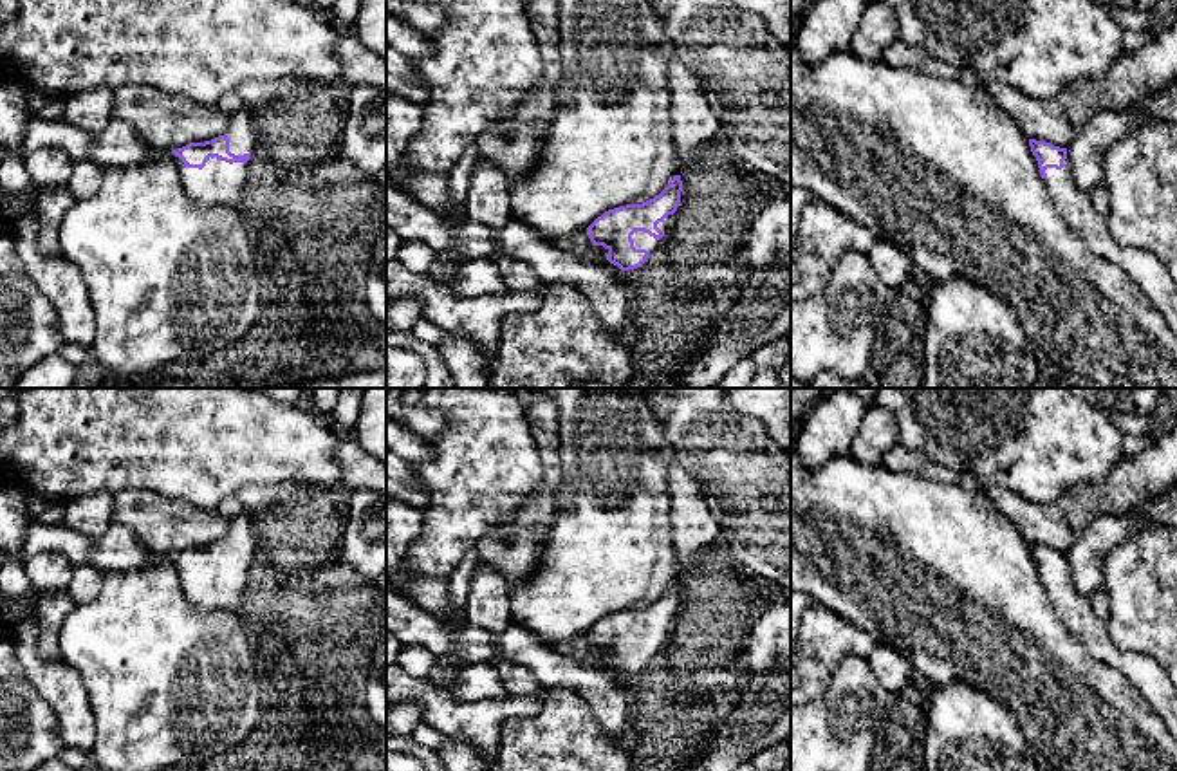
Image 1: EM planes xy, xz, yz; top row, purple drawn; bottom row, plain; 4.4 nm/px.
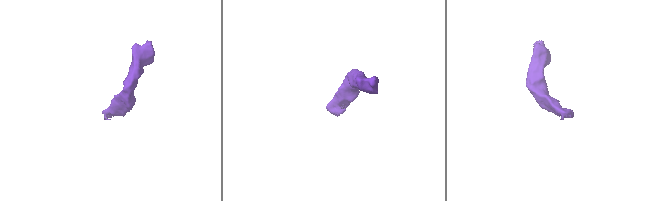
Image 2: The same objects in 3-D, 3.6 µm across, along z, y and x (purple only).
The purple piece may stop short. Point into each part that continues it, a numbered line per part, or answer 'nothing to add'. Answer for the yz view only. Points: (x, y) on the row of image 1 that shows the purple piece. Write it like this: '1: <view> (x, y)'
1: yz (1145, 269)

